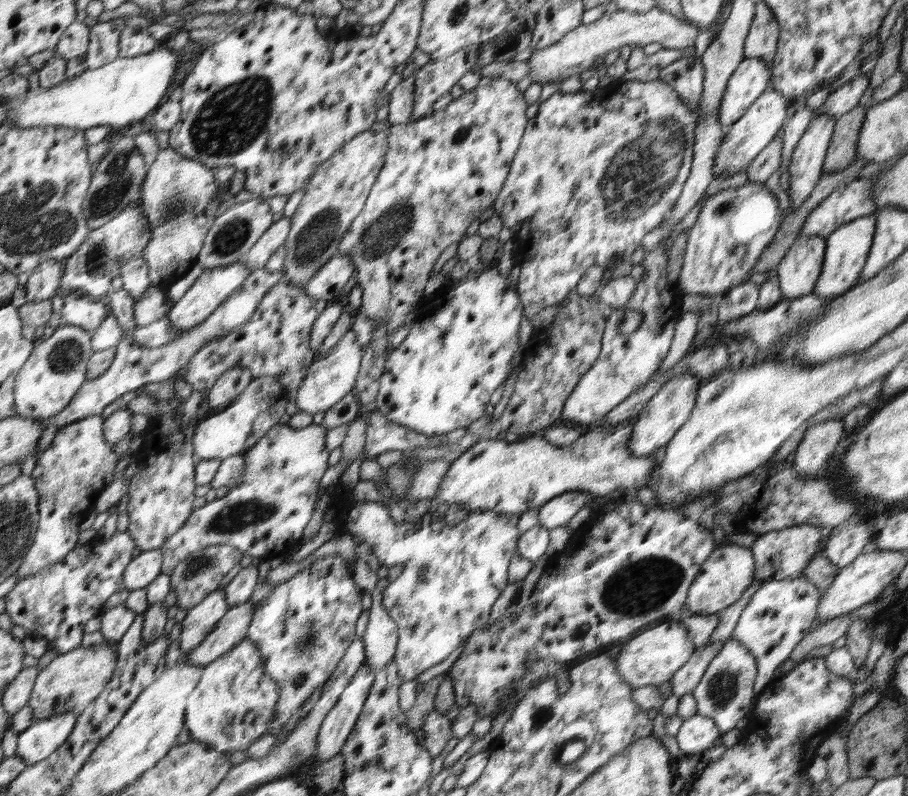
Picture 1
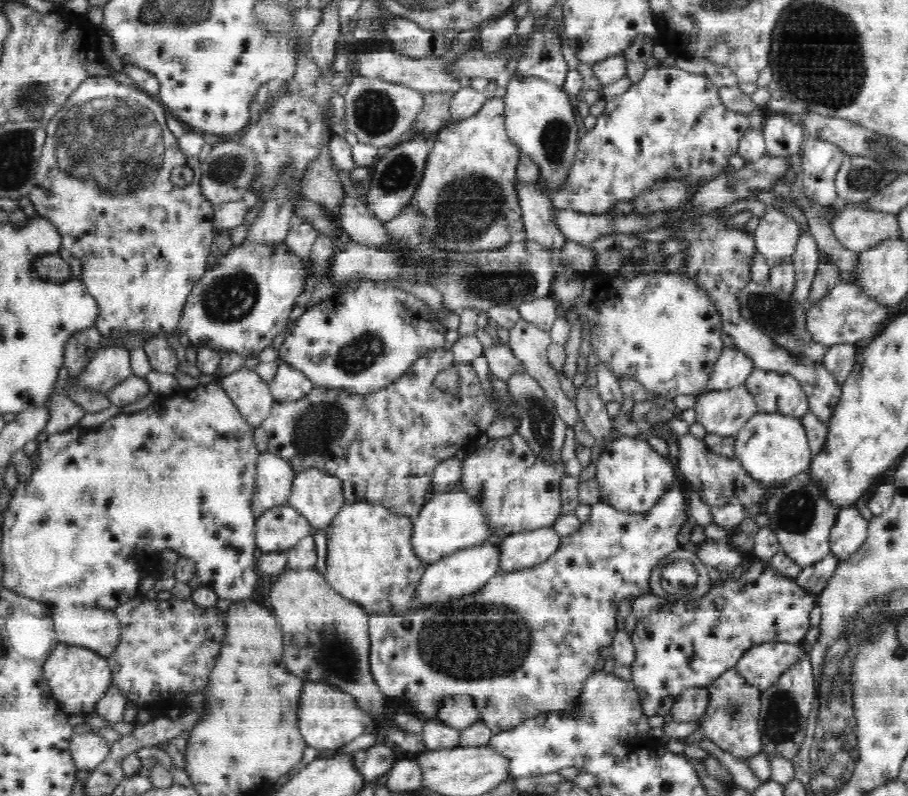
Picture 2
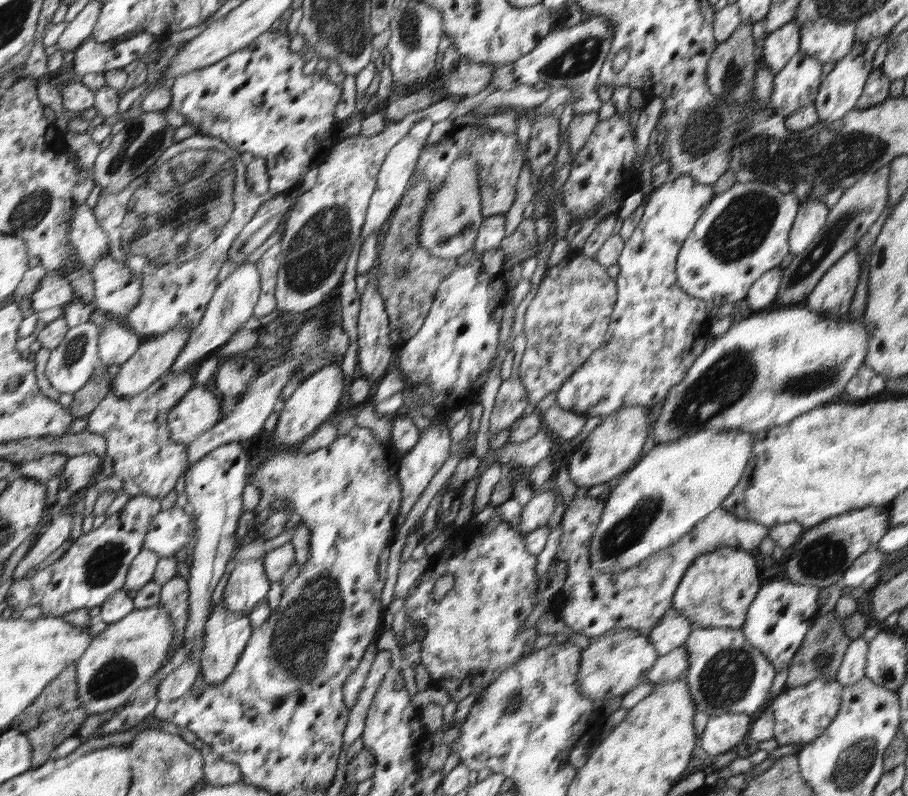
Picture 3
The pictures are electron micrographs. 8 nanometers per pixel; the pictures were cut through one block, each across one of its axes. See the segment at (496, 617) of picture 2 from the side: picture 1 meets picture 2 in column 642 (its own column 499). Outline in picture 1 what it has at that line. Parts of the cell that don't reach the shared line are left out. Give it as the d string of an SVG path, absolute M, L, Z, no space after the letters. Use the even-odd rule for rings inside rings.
M354 501L348 509L343 509L339 520L345 524L346 532L355 534L360 542L368 544L382 565L396 566L403 563L400 576L382 589L382 604L388 616L396 623L399 634L394 664L399 670L400 680L414 680L422 672L446 661L466 638L470 638L470 634L474 634L488 620L490 608L500 596L498 586L506 586L506 570L512 556L516 554L516 542L521 538L520 532L516 530L520 515L471 511L460 523L448 525L443 519L437 519L433 512L428 512L421 516L420 522L405 537L396 540L398 524L382 503Z

